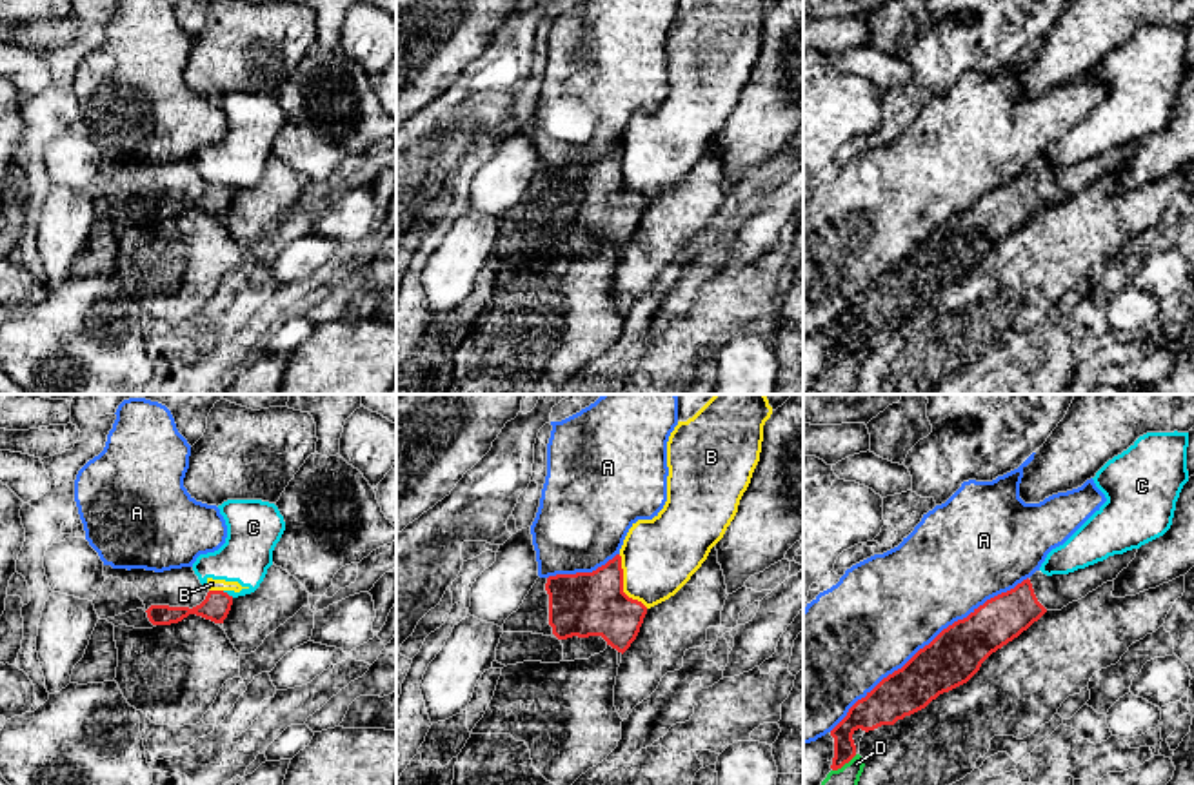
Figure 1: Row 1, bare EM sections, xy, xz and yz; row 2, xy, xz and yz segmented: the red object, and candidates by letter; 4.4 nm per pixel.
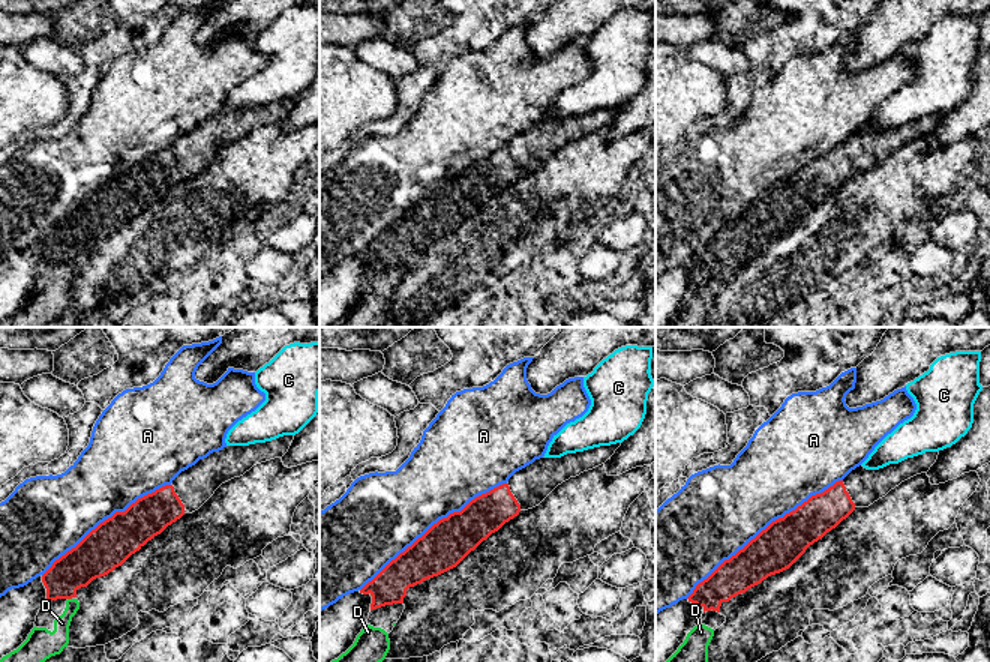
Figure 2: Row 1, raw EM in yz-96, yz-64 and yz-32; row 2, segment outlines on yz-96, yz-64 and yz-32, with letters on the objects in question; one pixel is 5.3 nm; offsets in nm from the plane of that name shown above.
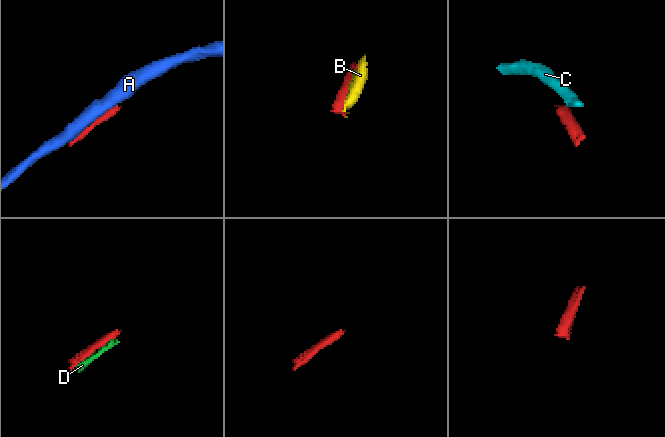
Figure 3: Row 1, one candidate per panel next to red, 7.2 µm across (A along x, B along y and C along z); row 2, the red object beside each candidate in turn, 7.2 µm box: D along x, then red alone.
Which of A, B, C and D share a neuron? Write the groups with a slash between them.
A / B C / D

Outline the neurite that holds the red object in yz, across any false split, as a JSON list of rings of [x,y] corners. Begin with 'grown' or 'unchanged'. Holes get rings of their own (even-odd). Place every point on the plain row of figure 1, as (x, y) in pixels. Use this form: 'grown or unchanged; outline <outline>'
grown; outline [[[1138,142],[1114,147],[1069,167],[1047,169],[1036,164],[1014,182],[987,193],[967,211],[943,222],[901,262],[858,293],[831,323],[834,331],[831,362],[838,363],[856,349],[852,327],[858,322],[869,325],[894,318],[925,302],[940,287],[967,276],[992,245],[1018,231],[1047,204],[1061,204],[1116,173],[1136,145]]]

